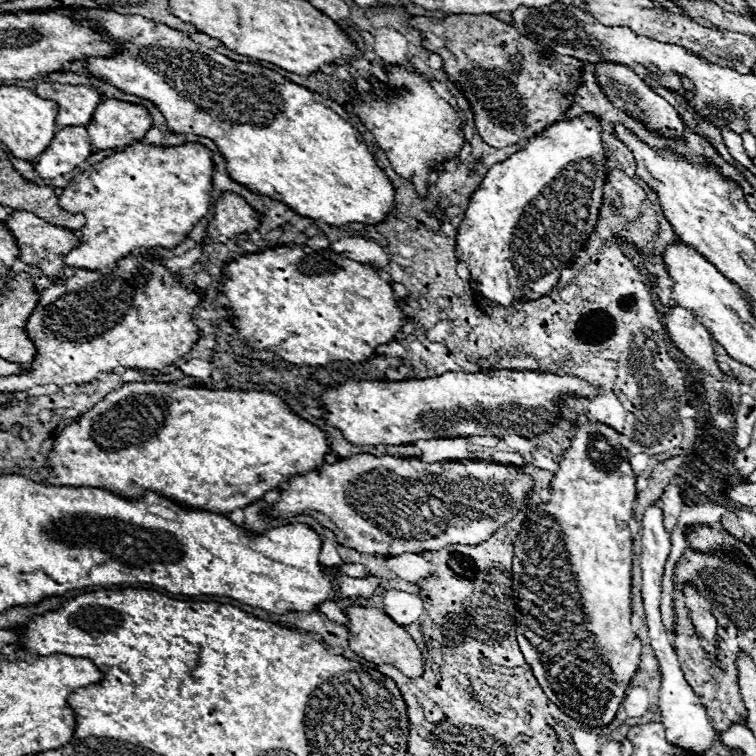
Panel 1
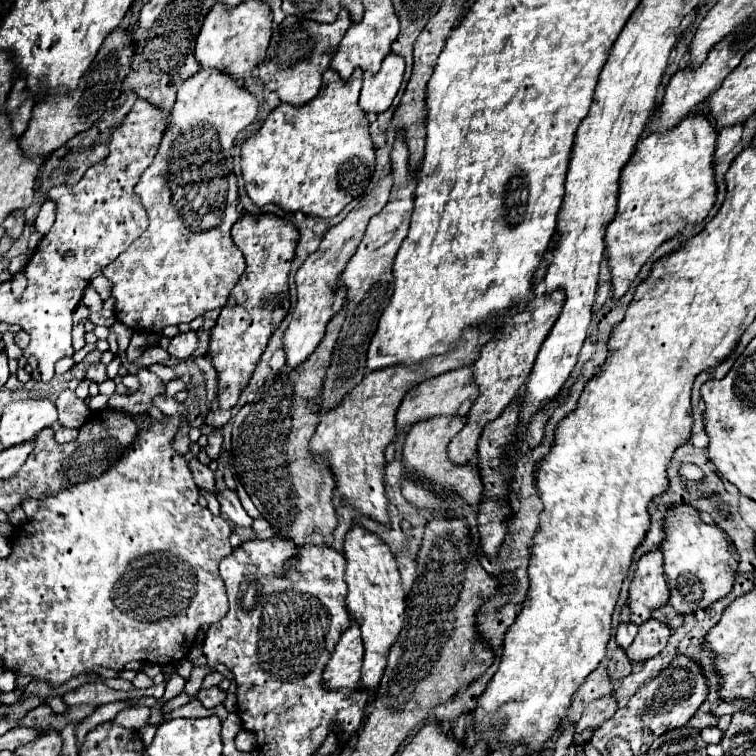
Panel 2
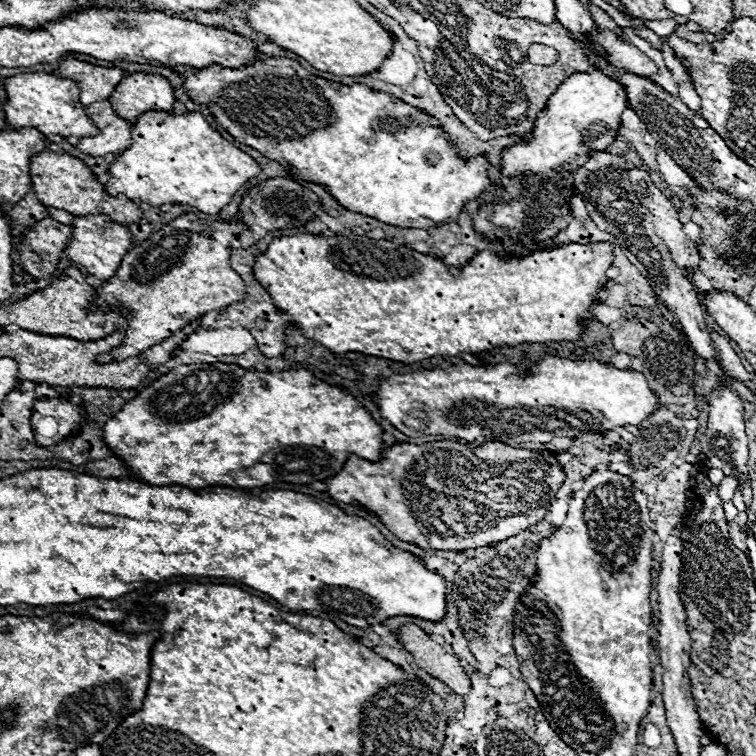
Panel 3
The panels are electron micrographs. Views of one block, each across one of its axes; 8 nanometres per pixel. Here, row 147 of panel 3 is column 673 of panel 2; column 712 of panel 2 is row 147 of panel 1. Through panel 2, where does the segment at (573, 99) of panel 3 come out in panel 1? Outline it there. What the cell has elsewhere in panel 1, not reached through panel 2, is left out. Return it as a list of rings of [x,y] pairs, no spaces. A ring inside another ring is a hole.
[[[590,114],[570,122],[556,122],[528,140],[524,150],[488,170],[486,178],[470,198],[456,236],[456,256],[460,262],[466,262],[476,292],[482,298],[500,306],[512,306],[510,298],[522,300],[522,288],[532,290],[534,296],[540,298],[558,284],[560,272],[576,262],[596,228],[598,208],[602,206],[604,196],[602,170],[606,160],[600,132],[600,122]]]

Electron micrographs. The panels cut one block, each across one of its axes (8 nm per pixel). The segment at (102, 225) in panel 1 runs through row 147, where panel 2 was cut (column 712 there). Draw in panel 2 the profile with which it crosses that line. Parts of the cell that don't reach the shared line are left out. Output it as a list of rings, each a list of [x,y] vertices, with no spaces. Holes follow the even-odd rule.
[[[690,114],[674,130],[666,134],[650,134],[638,140],[636,152],[620,172],[618,208],[616,208],[614,220],[606,226],[606,236],[604,236],[614,300],[620,300],[626,294],[634,276],[640,272],[644,262],[664,240],[678,234],[688,222],[704,220],[706,214],[710,212],[716,200],[716,184],[714,184],[714,172],[712,172],[712,162],[714,162],[712,154],[714,154],[716,136],[718,132],[702,114]]]

